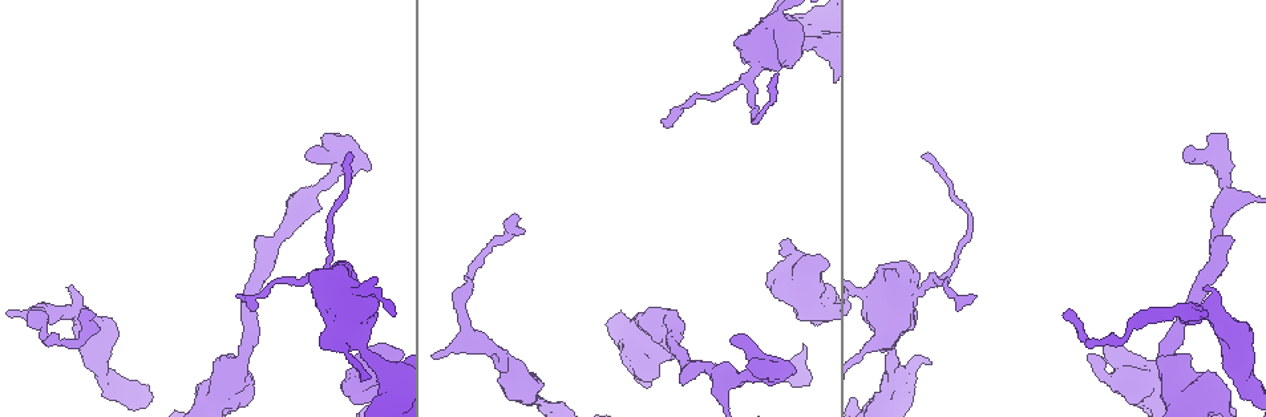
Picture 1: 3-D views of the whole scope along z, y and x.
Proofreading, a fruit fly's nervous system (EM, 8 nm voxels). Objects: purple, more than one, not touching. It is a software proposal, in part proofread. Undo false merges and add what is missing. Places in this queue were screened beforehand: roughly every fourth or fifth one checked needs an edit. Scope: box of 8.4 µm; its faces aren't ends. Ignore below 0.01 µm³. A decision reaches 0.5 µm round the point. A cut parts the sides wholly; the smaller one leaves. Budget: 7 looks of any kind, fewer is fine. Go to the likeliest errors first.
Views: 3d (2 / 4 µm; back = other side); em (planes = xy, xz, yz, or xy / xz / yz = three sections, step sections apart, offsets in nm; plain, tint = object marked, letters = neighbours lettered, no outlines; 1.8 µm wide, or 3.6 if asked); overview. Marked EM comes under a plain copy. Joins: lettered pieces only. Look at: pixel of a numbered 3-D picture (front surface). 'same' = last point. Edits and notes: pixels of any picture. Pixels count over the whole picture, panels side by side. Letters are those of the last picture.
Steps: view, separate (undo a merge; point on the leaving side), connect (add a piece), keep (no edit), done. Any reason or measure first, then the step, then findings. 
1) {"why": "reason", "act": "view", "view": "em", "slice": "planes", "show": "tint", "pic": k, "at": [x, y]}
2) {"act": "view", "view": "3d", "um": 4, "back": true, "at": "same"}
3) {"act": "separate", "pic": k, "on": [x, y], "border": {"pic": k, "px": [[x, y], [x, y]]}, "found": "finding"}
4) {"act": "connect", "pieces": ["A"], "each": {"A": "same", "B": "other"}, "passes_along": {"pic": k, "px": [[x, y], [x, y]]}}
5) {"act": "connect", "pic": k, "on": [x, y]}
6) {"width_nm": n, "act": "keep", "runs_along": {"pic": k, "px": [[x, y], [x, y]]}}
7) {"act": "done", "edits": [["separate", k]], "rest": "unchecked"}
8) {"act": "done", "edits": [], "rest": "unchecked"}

{"why": "long arm stops here", "act": "view", "view": "3d", "um": 4, "pic": 1, "at": [1068, 311]}

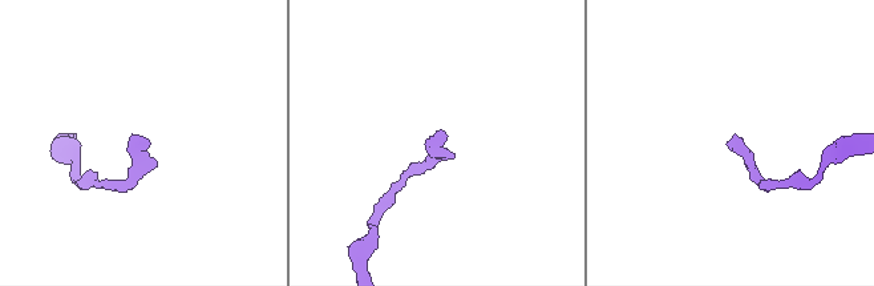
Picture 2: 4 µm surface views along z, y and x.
{"why": "now the EM", "act": "view", "view": "em", "um": 3.6, "slice": "planes", "show": "letters", "pic": 2, "at": [731, 142]}

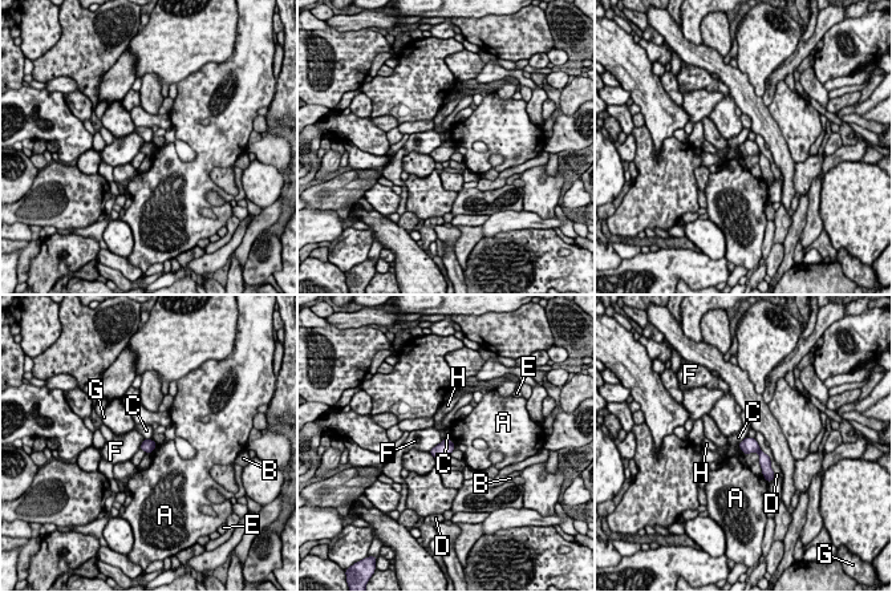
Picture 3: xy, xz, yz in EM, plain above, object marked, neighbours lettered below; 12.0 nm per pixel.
{"act": "keep", "each": {"A": "other", "B": "other", "C": "other", "D": "other", "E": "other", "F": "other", "G": "other", "H": "other"}, "found": "no lettered piece goes on from it"}

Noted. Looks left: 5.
{"act": "view", "view": "3d", "um": 4, "back": true, "pic": 1, "at": [1093, 355]}

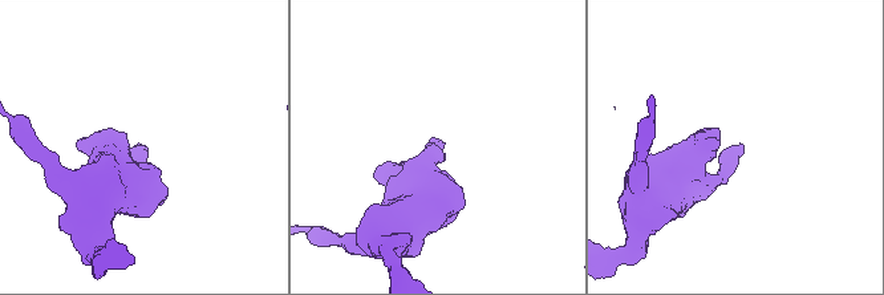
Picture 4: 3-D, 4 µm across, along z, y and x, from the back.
{"why": "now the EM", "act": "view", "view": "em", "slice": "planes", "show": "letters", "pic": 4, "at": [147, 149]}

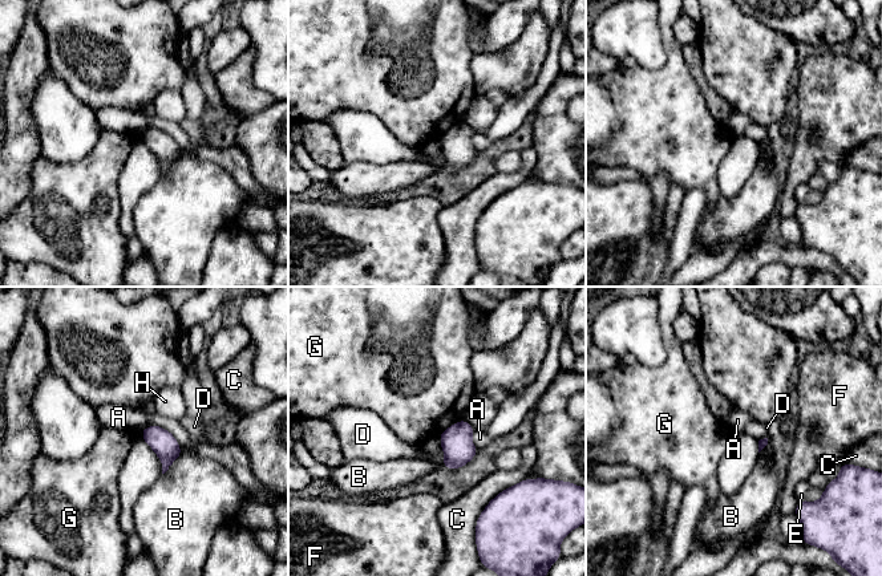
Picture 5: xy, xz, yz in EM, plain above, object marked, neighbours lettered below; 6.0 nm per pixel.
{"act": "keep", "each": {"A": "other", "B": "other", "C": "other", "D": "other", "E": "other", "F": "other", "G": "other", "H": "other"}, "border": {"pic": 5, "px": [[462, 418], [453, 422], [439, 435]]}, "found": "none of them fits"}

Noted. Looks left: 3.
{"why": "an open end", "act": "view", "view": "em", "slice": "planes", "show": "tint", "pic": 1, "at": [1202, 287]}

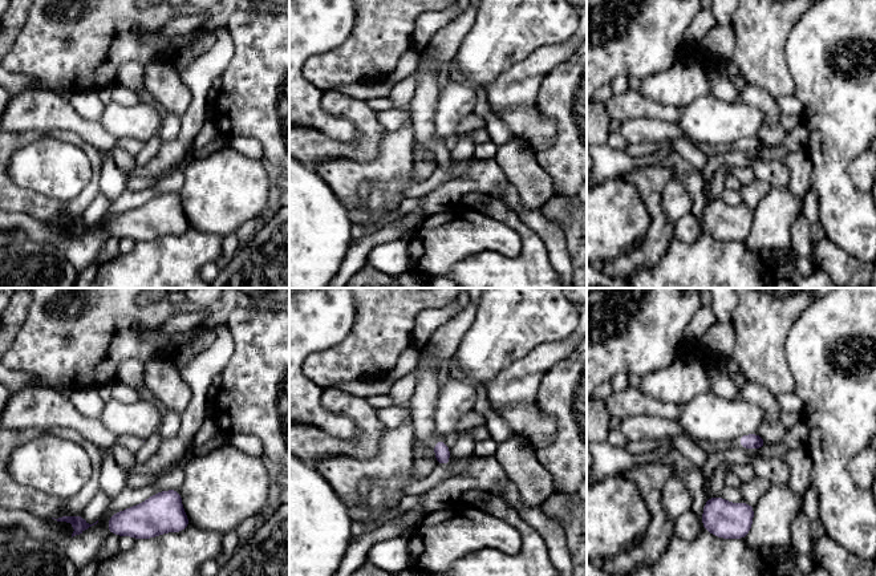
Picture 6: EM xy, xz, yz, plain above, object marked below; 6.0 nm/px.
{"act": "view", "view": "em", "slice": "planes", "show": "letters", "at": "same"}

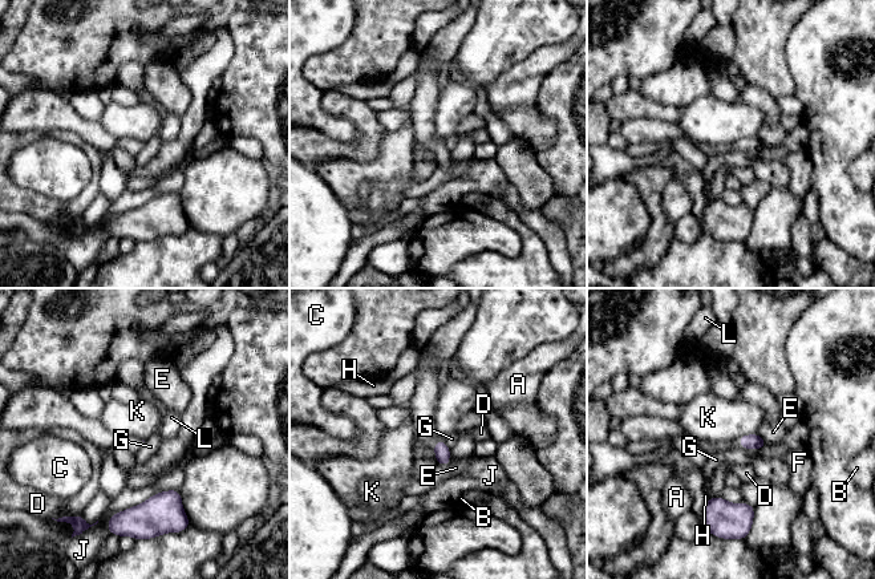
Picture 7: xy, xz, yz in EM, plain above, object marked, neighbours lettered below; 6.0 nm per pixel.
{"act": "keep", "each": {"A": "other", "B": "other", "C": "other", "D": "other", "E": "other", "F": "other", "G": "other", "H": "other", "J": "other", "K": "other", "L": "other"}, "border": {"pic": 7, "px": [[757, 433], [746, 433], [737, 437]]}, "found": "none of them fits"}

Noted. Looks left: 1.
{"act": "done", "edits": [], "rest": "unchecked"}

